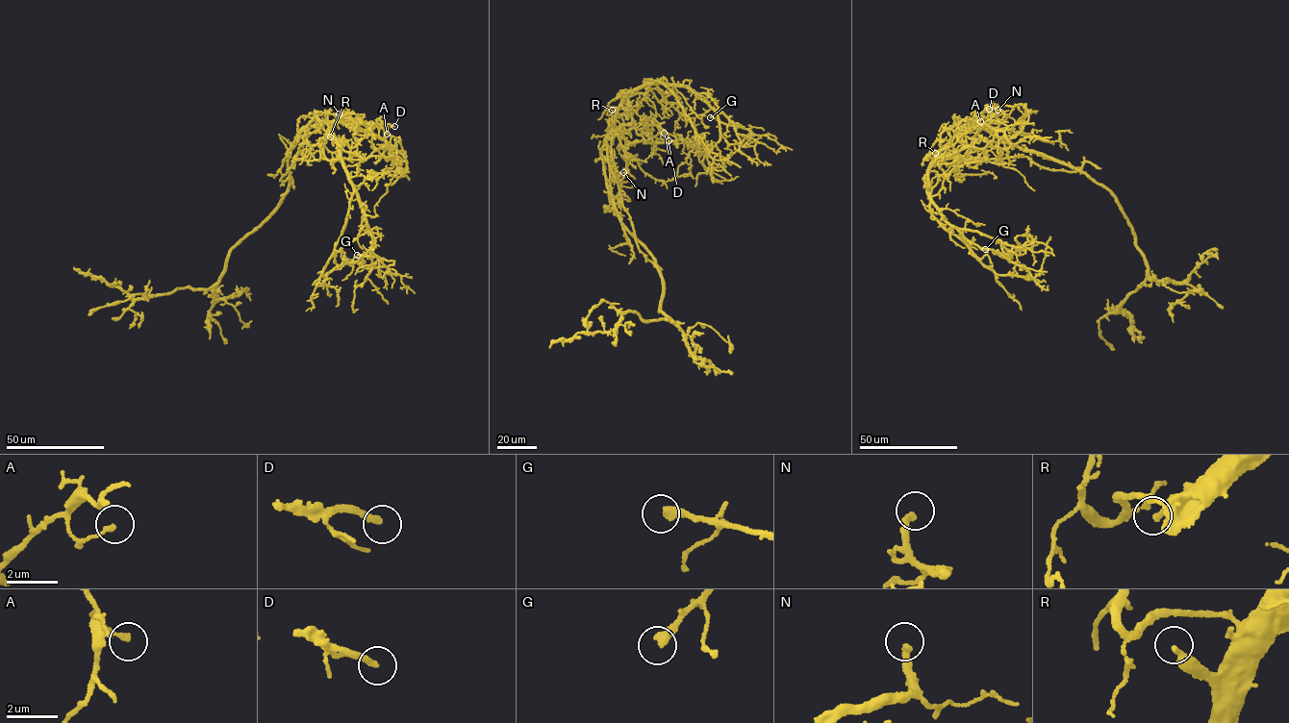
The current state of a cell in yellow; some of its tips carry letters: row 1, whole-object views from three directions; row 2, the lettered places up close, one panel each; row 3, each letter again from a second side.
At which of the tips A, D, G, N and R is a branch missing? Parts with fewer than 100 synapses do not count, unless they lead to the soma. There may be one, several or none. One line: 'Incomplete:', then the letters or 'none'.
Incomplete: R

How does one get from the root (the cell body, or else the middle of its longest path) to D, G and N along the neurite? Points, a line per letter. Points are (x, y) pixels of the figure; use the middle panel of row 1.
D: (614, 202), (602, 158), (606, 137), (634, 127), (646, 135), (647, 132), (669, 140)
G: (614, 202), (601, 151), (628, 94), (644, 85), (682, 84), (713, 100), (719, 109), (710, 117)
N: (614, 202), (601, 153), (606, 137), (611, 133), (619, 133), (625, 155), (627, 170), (623, 172)

